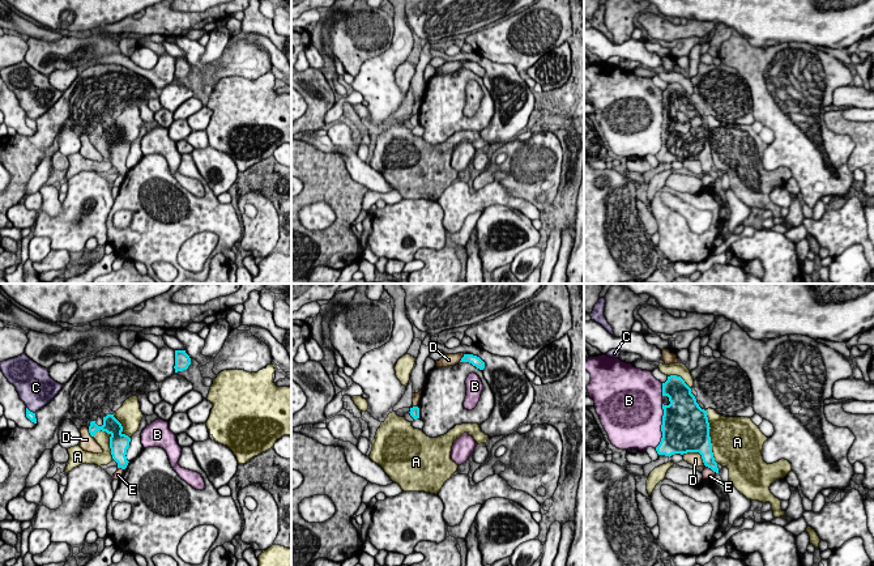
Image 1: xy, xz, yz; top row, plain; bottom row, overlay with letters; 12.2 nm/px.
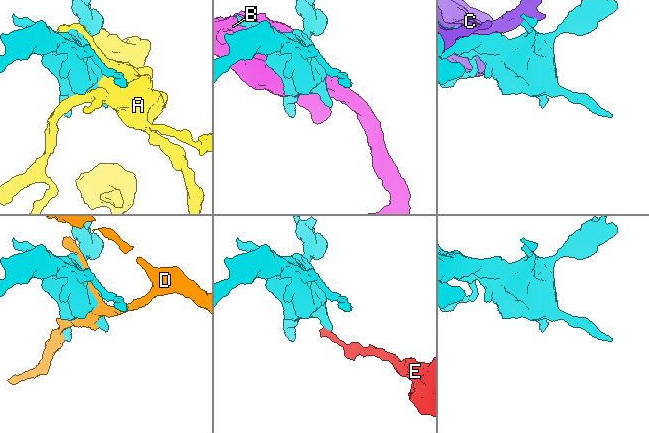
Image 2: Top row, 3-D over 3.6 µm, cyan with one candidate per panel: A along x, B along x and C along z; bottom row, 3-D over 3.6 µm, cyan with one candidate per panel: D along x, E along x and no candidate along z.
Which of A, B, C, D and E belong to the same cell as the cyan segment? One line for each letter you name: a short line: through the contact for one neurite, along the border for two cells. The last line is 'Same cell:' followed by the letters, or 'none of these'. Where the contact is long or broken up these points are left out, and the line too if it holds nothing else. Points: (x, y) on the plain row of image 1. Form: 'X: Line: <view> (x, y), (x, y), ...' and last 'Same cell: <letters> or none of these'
Same cell: none of these

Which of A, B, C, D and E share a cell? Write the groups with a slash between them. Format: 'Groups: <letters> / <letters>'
Groups: A / B / C / D / E

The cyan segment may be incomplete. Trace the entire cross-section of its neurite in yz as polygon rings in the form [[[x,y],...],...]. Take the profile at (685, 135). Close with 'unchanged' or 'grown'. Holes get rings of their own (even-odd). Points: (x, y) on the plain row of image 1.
[[[670,82],[662,90],[662,103],[668,103],[670,111],[662,111],[662,145],[656,154],[657,161],[670,165],[674,161],[699,159],[704,173],[719,180],[707,118],[699,114],[691,95],[681,84]]]; unchanged

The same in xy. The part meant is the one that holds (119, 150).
[[[107,122],[106,124],[103,124],[102,133],[98,133],[95,128],[90,129],[89,140],[91,144],[94,144],[99,137],[106,139],[111,142],[110,156],[112,166],[118,170],[118,175],[125,176],[129,170],[125,162],[129,154],[131,145],[121,140],[121,131],[114,124],[114,122]]]; unchanged

